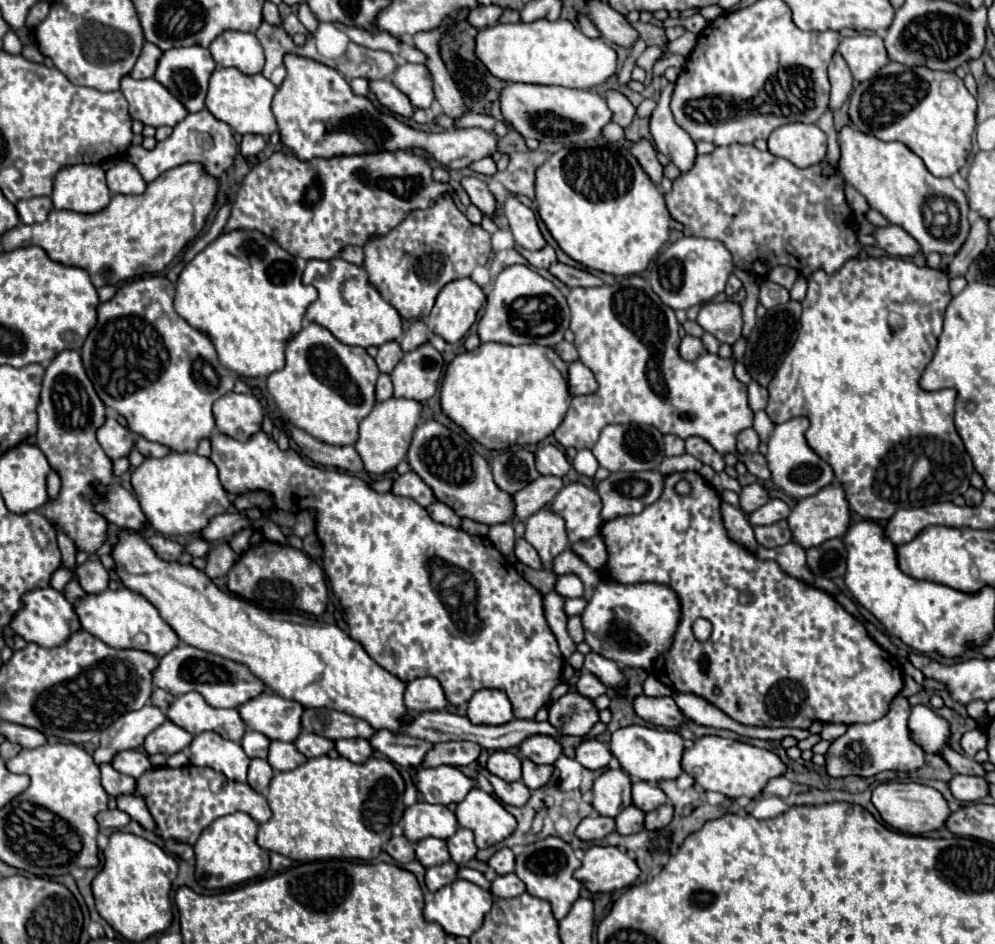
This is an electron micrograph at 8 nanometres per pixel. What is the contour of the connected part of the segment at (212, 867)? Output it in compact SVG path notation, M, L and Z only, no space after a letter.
M231 813L215 819L195 843L195 879L205 889L227 889L265 873L261 853L263 849L257 845L257 829L259 825L247 813Z

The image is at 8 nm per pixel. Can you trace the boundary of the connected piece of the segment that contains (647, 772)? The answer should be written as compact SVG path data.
M631 725L625 729L617 729L611 735L609 749L615 755L615 759L621 763L623 771L641 781L653 783L653 781L663 781L663 779L677 779L683 773L681 759L683 759L685 743L683 743L683 737L675 731Z

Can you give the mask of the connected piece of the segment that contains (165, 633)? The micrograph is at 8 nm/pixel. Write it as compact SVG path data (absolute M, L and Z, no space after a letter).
M119 587L115 591L105 589L101 595L85 595L75 605L75 611L85 631L115 649L141 649L153 653L155 657L165 657L171 649L175 649L175 645L181 643L177 633L161 619L155 605L127 587Z

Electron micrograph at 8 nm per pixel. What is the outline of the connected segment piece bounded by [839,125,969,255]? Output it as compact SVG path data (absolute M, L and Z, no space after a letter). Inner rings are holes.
M853 125L841 127L839 149L841 149L839 171L841 171L843 179L867 199L871 209L885 215L893 225L903 227L921 245L923 253L935 251L935 253L941 253L941 255L955 255L961 249L961 245L963 245L963 241L969 233L969 223L967 223L969 205L967 205L965 193L959 187L955 187L955 183L951 179L933 177L927 171L927 167L923 165L923 161L903 143L879 141L877 137L871 137L869 133L859 133L859 129L855 129ZM937 195L957 201L957 207L959 207L959 213L961 213L959 231L951 239L937 239L923 225L921 205L927 199L937 197Z

